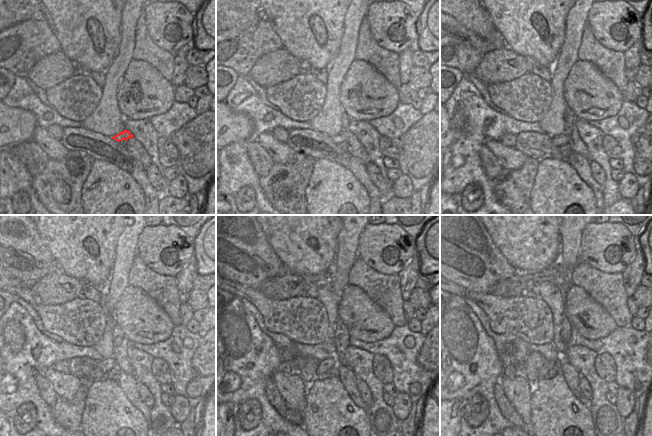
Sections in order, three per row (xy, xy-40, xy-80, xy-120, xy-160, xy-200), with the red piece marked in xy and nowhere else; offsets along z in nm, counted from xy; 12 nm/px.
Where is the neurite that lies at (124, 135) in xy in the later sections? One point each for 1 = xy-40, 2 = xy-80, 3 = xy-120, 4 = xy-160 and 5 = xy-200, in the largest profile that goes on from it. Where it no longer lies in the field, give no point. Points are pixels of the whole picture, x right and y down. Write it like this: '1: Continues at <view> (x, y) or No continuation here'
1: Continues at xy-40 (340, 139)
2: Continues at xy-80 (561, 141)
3: Continues at xy-120 (108, 366)
4: Continues at xy-160 (328, 368)
5: Continues at xy-200 (547, 371)

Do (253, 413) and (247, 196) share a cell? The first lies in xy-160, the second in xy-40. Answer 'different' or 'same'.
same

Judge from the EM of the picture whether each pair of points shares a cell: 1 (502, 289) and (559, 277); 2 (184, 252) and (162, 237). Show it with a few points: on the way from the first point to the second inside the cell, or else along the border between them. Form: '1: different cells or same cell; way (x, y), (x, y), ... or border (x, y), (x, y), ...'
1: same cell; way (516, 285), (528, 276), (545, 276)
2: same cell; way (180, 267), (164, 266), (159, 260), (160, 252)

